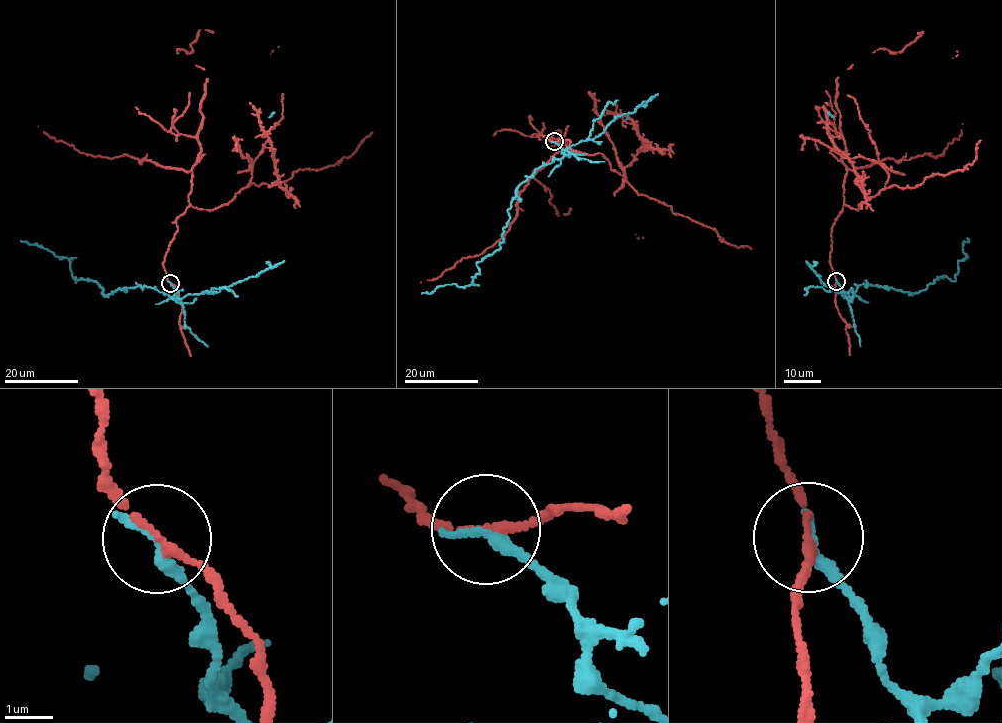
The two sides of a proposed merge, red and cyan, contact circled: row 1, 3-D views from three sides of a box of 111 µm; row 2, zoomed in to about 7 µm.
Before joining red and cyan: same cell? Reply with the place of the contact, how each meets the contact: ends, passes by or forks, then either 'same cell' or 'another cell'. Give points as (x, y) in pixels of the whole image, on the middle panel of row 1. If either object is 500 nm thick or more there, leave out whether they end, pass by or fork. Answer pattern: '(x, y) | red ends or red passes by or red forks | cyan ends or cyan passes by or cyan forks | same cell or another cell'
(554, 141) | red passes by | cyan ends | another cell

